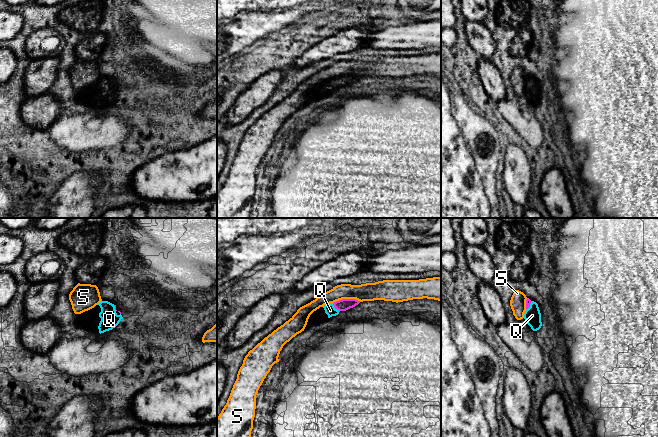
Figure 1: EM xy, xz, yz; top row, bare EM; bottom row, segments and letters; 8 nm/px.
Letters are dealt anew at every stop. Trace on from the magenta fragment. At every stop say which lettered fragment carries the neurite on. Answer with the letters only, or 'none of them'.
Q

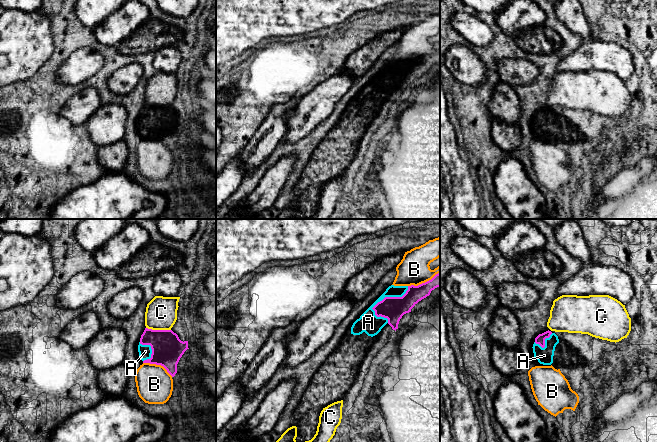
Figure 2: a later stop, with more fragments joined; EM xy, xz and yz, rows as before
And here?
A

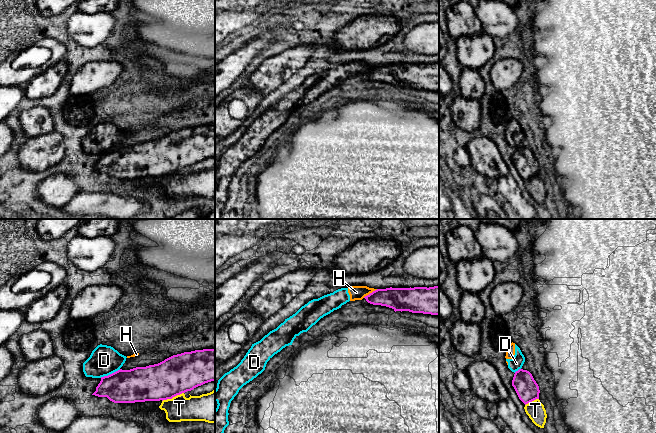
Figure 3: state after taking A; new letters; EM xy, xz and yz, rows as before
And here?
none of them

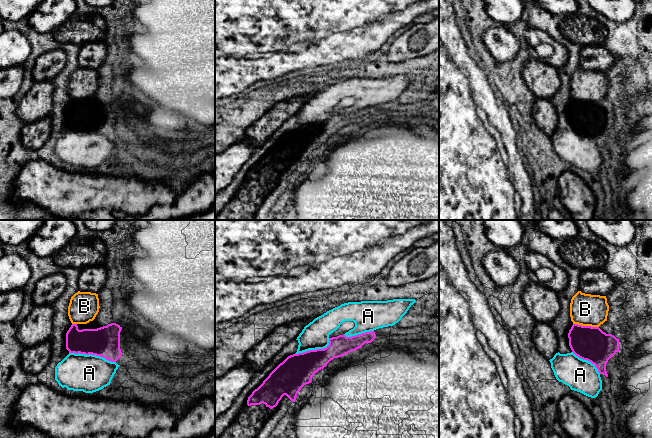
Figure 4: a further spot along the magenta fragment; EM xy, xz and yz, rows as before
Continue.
none of them

